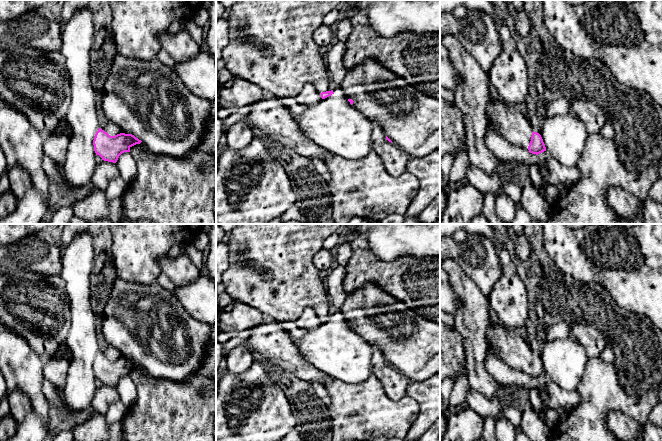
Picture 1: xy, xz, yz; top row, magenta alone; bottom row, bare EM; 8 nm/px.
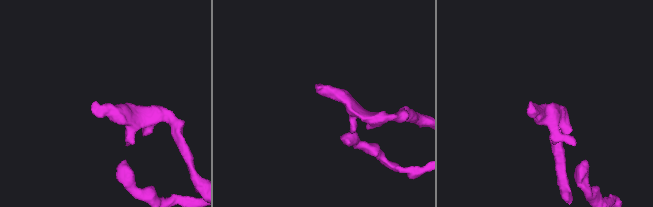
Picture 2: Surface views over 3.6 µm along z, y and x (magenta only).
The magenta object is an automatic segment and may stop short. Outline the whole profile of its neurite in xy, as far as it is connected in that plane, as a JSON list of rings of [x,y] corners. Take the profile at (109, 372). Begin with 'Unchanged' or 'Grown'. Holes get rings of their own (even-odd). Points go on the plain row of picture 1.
Unchanged. [[[101,352],[95,358],[93,369],[96,379],[102,384],[116,387],[119,380],[124,376],[130,376],[130,372],[142,365],[132,358],[120,357],[110,360]]]

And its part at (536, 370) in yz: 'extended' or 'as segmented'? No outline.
extended

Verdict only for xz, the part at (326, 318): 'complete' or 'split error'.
split error

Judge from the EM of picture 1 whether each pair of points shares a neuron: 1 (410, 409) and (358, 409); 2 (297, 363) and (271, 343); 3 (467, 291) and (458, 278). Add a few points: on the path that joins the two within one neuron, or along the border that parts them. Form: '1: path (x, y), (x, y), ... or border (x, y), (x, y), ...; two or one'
1: path (397, 409), (371, 409); one
2: path (291, 360), (277, 349); one
3: path (465, 288), (460, 281); one

